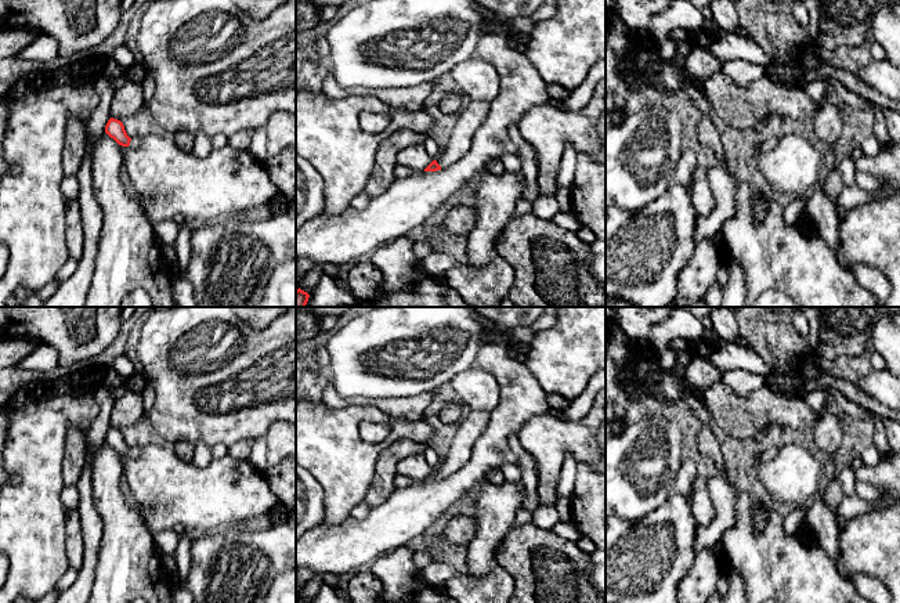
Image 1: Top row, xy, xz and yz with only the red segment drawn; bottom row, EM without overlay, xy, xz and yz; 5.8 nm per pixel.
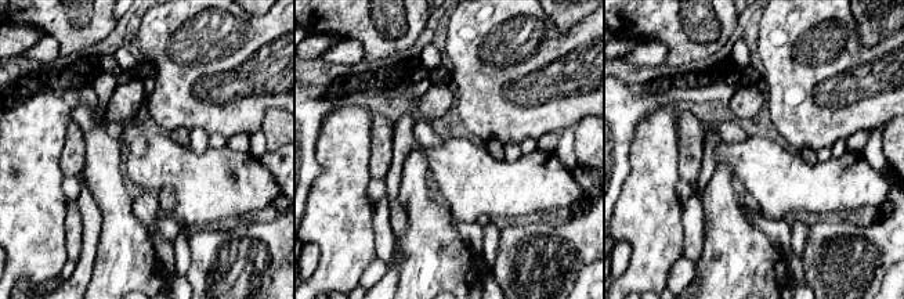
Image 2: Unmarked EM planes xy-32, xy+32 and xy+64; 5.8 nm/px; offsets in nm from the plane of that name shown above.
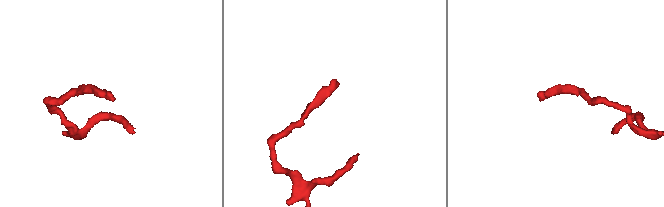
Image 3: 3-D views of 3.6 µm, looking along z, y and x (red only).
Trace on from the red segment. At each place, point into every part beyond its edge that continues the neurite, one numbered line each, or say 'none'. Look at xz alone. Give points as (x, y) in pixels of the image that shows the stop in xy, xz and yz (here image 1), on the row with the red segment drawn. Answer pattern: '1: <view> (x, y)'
1: xz (470, 118)

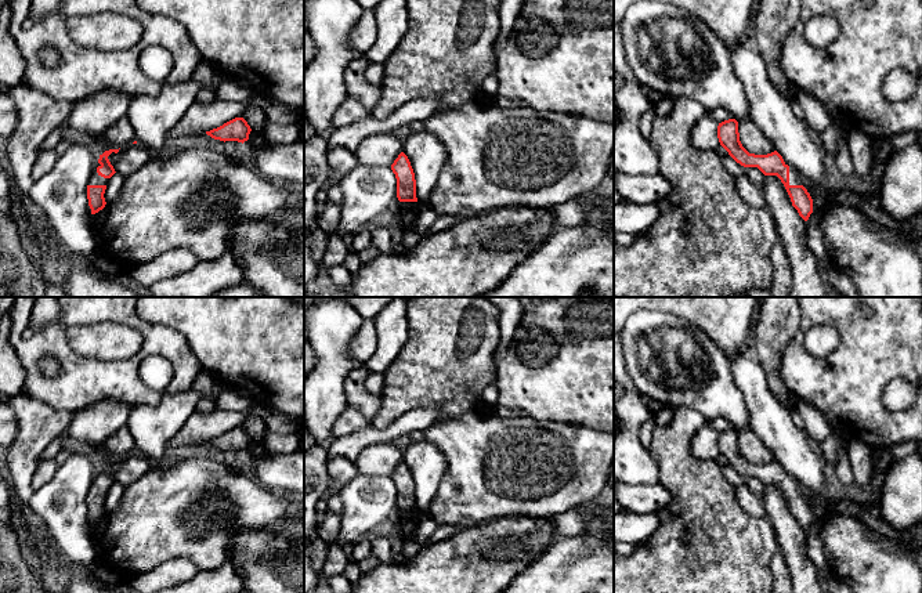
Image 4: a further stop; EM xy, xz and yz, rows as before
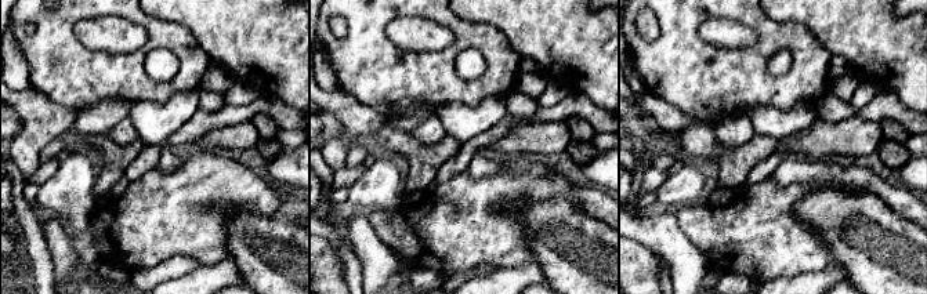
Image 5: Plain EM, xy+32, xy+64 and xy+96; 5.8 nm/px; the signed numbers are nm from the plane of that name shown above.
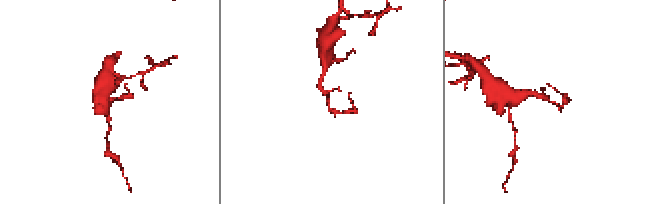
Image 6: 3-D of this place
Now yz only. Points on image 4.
1: yz (794, 174)

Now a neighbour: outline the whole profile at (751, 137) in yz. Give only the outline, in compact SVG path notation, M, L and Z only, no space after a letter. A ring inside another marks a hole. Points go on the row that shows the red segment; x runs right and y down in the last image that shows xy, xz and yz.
M751 119L738 122L738 133L742 147L749 153L767 155L775 151L774 145Z

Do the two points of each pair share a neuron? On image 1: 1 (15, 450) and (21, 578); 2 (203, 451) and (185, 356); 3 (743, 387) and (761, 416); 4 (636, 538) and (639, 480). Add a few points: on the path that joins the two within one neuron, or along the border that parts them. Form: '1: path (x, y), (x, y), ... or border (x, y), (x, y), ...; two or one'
1: path (25, 481), (25, 546); one
2: border (192, 444), (203, 441), (210, 448); two
3: border (720, 381), (740, 396), (747, 396), (766, 386); two
4: border (664, 501), (635, 520), (620, 517); two

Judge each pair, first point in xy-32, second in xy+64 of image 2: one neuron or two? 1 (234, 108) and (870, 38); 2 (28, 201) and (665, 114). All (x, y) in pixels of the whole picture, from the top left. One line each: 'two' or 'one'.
1: two
2: one

